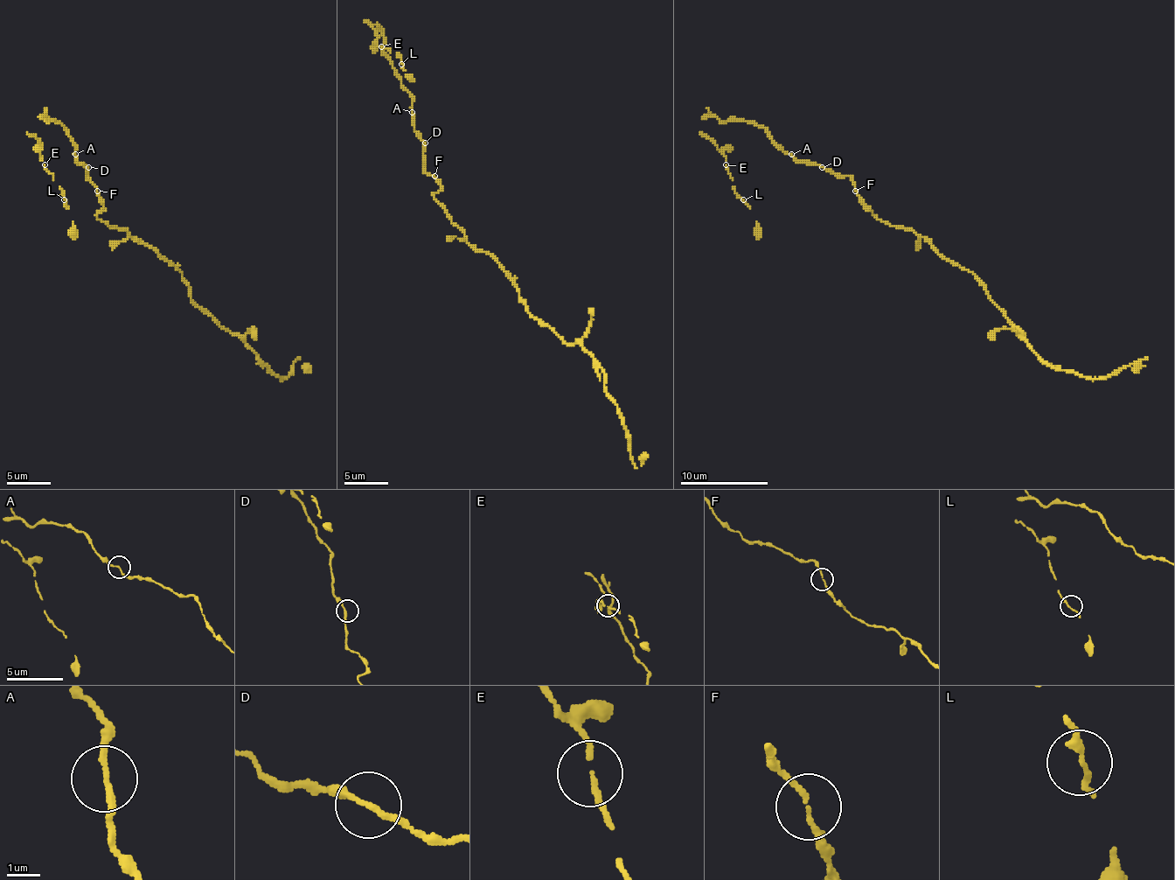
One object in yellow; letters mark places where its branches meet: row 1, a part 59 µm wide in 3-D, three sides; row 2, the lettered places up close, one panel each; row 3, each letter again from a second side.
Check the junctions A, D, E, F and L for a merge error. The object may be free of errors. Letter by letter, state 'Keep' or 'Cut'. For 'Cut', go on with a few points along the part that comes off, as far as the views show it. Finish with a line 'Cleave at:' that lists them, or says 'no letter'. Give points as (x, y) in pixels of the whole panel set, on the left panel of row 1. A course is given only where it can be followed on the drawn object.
A: Keep
D: Keep
E: Keep
F: Keep
L: Keep
Cleave at: no letter

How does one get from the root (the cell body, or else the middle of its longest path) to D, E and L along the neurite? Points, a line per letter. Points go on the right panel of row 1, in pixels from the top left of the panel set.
D: (894, 226), (881, 221), (872, 213), (848, 176), (835, 176), (822, 167)
E: (894, 226), (872, 213), (848, 176), (796, 160), (763, 128), (706, 116), (704, 134), (726, 158), (726, 164)
L: (894, 226), (872, 213), (848, 176), (796, 160), (763, 128), (706, 116), (704, 134), (726, 158), (743, 199)

